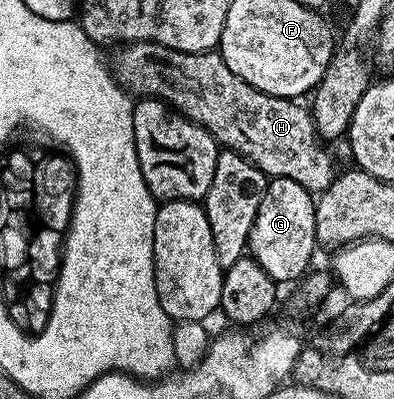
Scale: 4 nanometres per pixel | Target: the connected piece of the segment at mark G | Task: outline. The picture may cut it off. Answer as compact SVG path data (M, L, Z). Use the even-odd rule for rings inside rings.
M289 178L271 179L266 192L262 196L262 204L258 204L258 216L254 216L254 228L250 228L247 253L254 260L258 260L258 264L262 264L262 268L266 268L268 275L277 284L284 284L284 282L292 281L295 283L309 273L310 267L308 265L312 262L312 253L315 250L318 250L318 243L316 241L316 203L314 195L306 188L302 188L302 184L298 184Z

